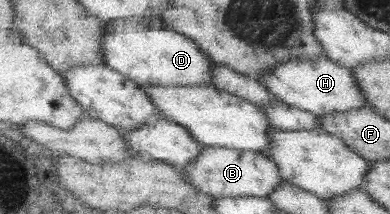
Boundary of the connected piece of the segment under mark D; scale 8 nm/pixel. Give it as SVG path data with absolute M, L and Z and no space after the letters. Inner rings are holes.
M148 16L114 18L108 21L101 55L106 65L142 85L200 86L212 84L213 61L191 38L164 28Z

